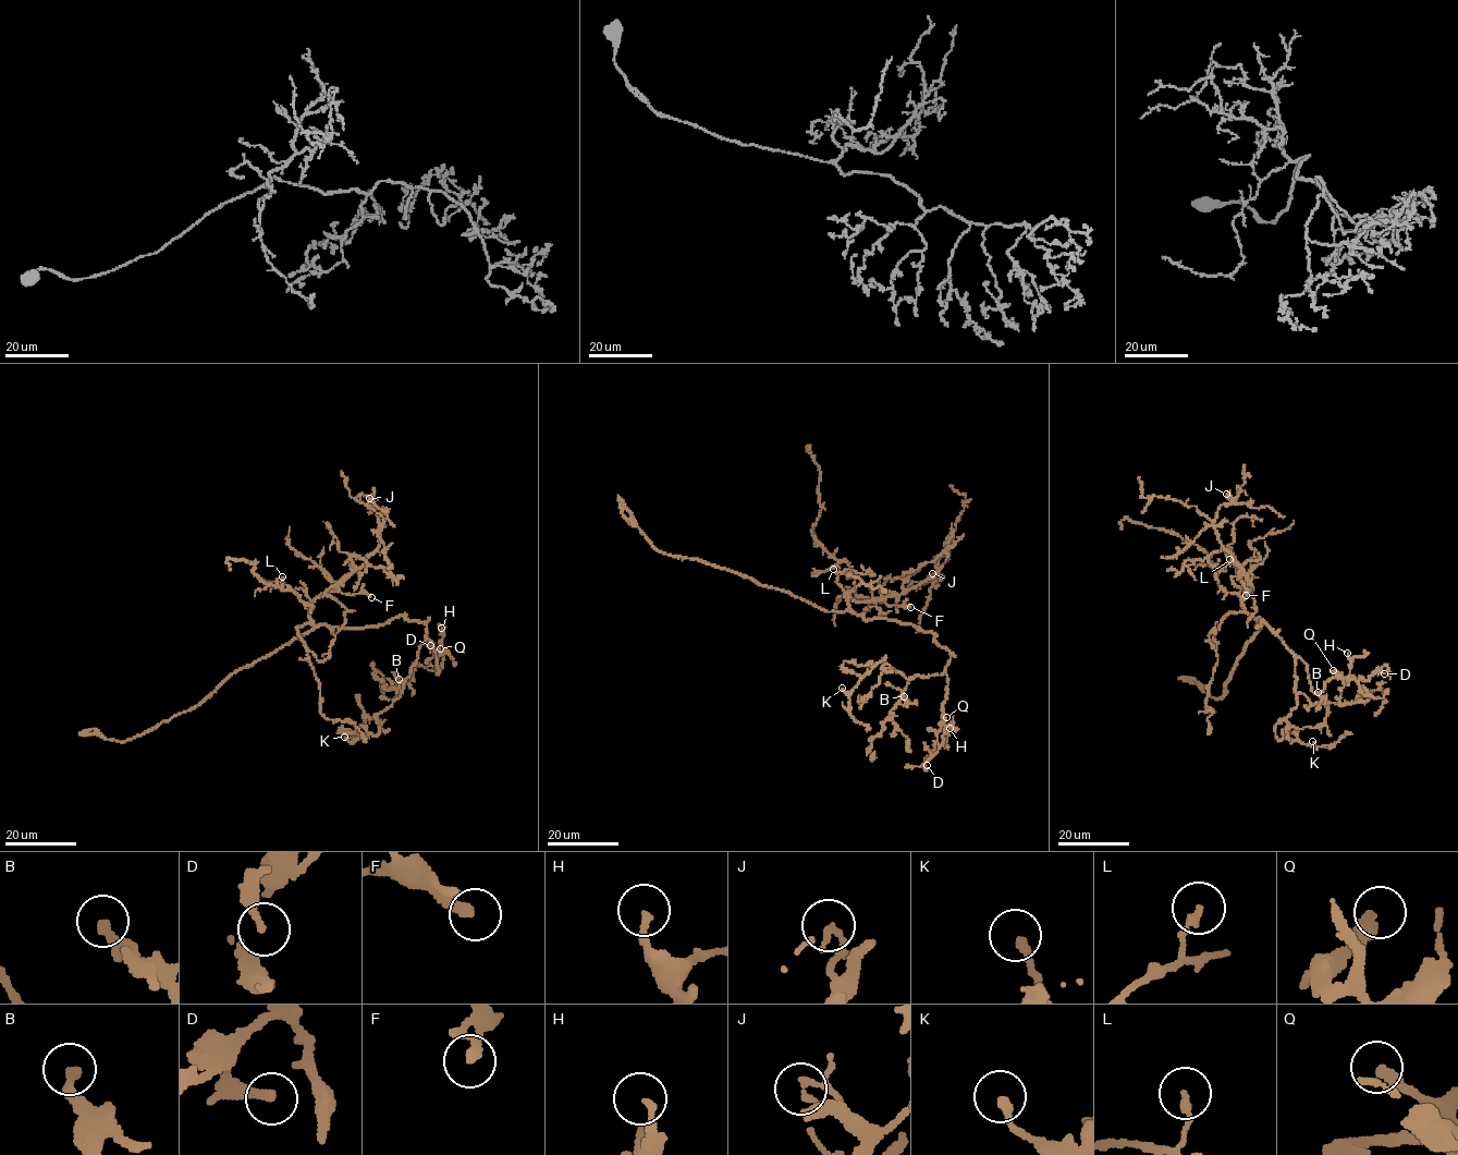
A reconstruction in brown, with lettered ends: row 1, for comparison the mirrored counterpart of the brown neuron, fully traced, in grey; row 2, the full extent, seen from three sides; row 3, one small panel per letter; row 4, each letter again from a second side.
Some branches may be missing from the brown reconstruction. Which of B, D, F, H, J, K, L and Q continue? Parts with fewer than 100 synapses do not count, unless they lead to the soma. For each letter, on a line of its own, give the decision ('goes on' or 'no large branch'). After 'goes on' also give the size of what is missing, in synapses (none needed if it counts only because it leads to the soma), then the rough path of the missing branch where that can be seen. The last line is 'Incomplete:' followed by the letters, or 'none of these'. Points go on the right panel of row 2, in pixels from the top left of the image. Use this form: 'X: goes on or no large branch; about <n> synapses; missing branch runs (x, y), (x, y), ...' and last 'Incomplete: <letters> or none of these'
B: no large branch
D: no large branch
F: no large branch
H: no large branch
J: no large branch
K: no large branch
L: no large branch
Q: no large branch
Incomplete: none of these

